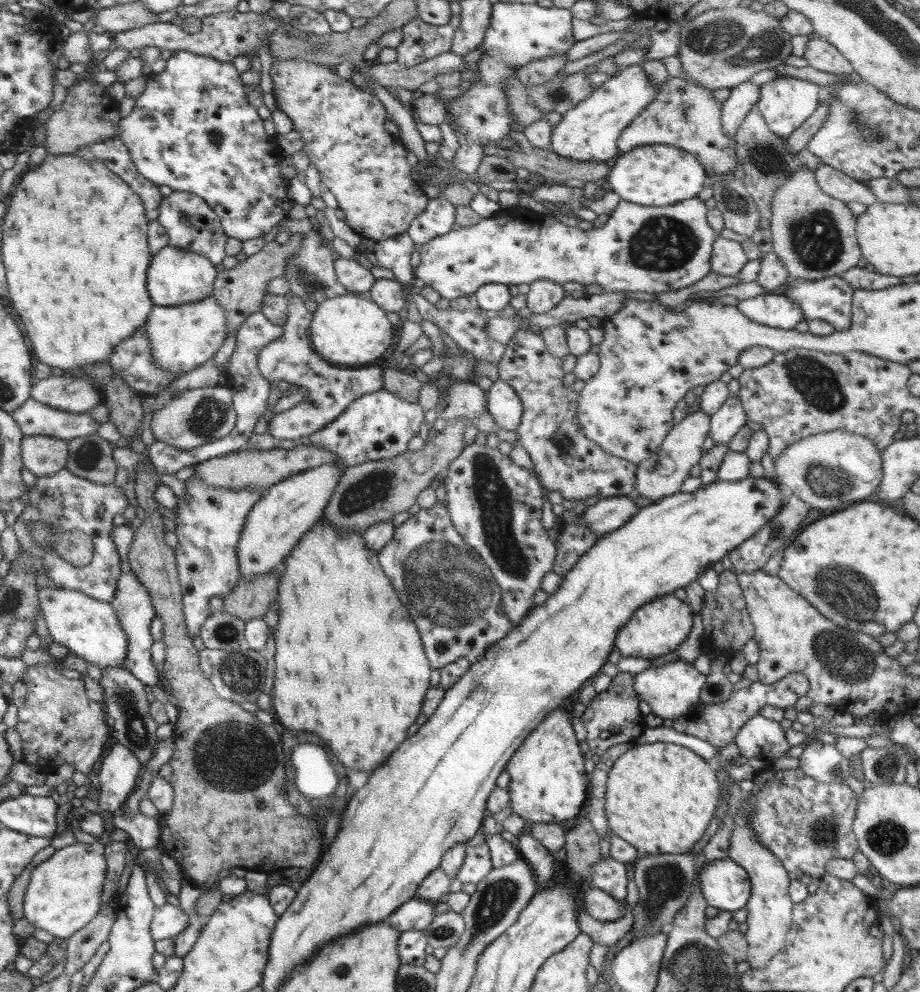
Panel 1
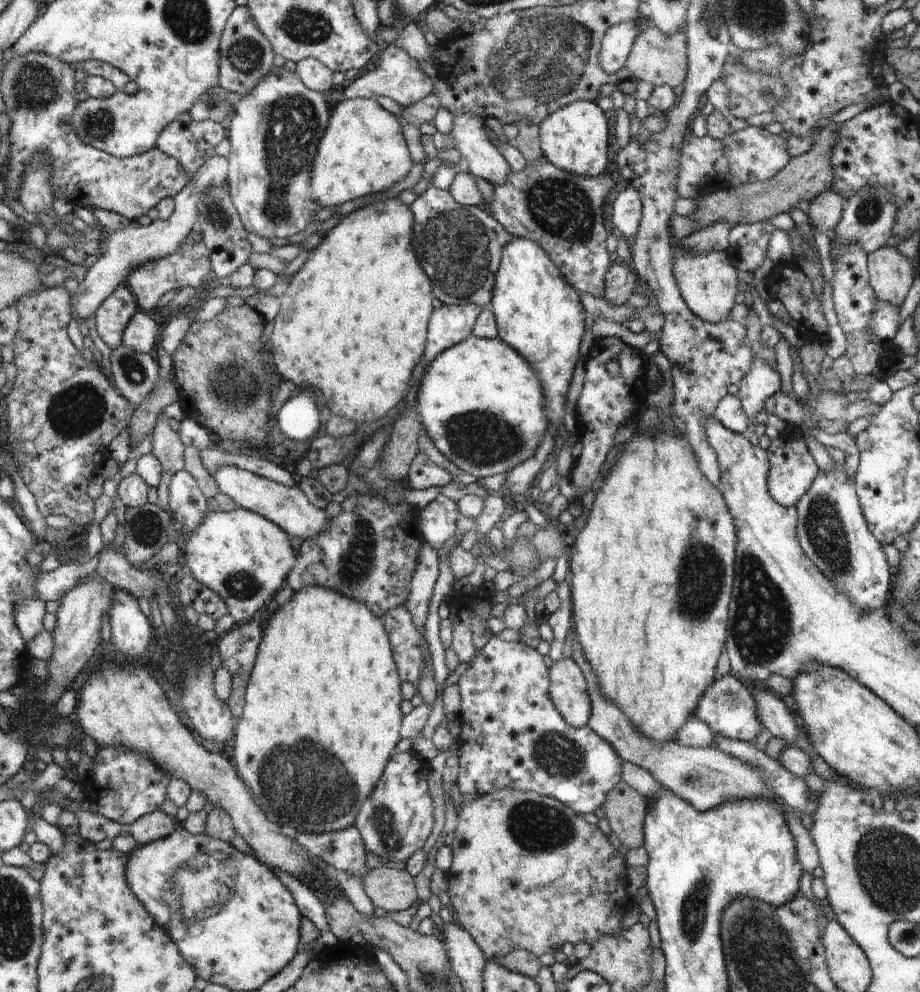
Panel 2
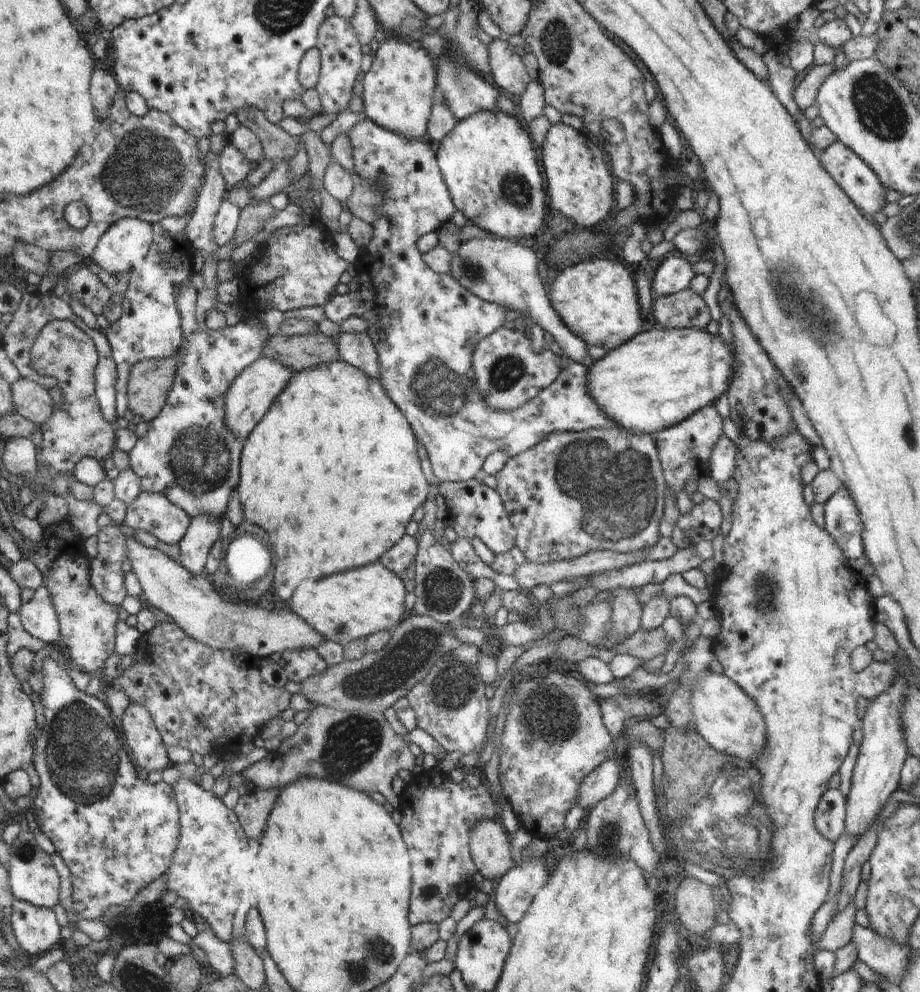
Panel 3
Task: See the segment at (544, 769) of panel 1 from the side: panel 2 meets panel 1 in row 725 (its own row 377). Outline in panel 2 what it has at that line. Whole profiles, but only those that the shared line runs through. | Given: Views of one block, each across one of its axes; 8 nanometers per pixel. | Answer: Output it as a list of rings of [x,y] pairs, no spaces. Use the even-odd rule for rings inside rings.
[[[514,237],[510,244],[506,244],[502,248],[500,268],[495,274],[496,284],[494,284],[490,303],[497,324],[498,337],[530,364],[530,368],[536,372],[540,386],[542,386],[542,392],[544,392],[544,408],[546,409],[546,420],[548,420],[546,434],[544,434],[540,446],[536,448],[536,454],[530,460],[526,460],[509,471],[510,478],[506,478],[506,482],[504,482],[508,492],[527,495],[530,492],[530,487],[537,483],[539,475],[544,471],[542,466],[554,449],[554,437],[557,434],[557,428],[560,424],[564,424],[566,393],[571,384],[576,363],[582,358],[580,345],[582,336],[586,331],[584,327],[585,310],[575,288],[560,274],[560,270],[548,258],[548,253],[544,252],[540,245],[533,240]]]

